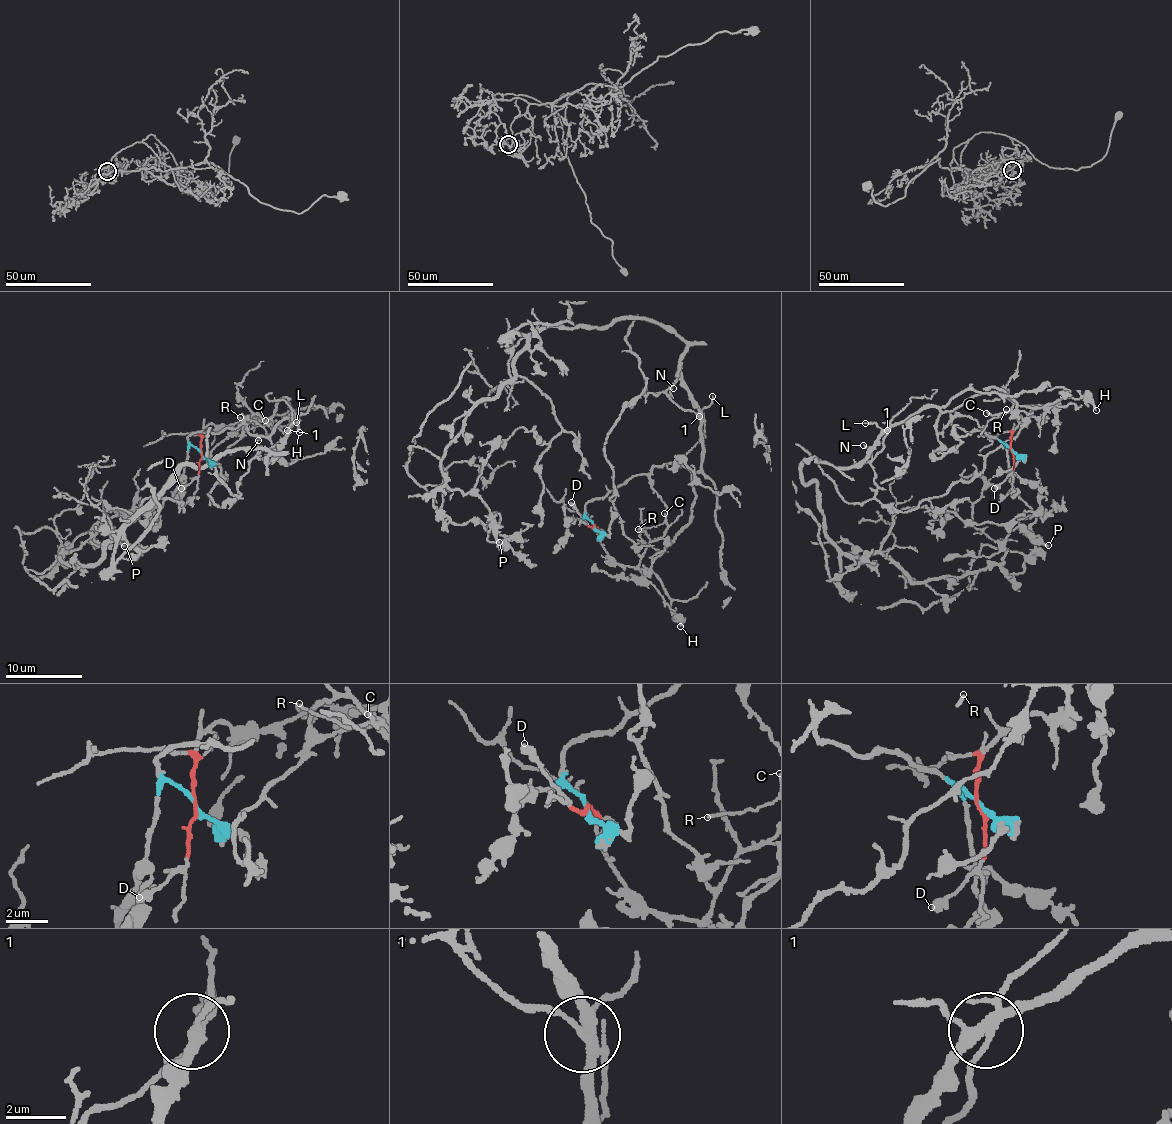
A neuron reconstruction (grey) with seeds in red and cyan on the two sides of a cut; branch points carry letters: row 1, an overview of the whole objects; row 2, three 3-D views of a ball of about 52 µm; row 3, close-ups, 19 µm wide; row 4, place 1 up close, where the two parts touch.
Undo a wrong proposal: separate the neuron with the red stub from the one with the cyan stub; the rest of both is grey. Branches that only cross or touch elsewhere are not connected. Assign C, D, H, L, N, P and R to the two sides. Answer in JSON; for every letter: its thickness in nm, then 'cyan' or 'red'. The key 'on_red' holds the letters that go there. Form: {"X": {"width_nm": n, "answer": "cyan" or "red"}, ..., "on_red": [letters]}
{"C": {"width_nm": 150, "answer": "red"}, "D": {"width_nm": 320, "answer": "red"}, "H": {"width_nm": 150, "answer": "cyan"}, "L": {"width_nm": 190, "answer": "cyan"}, "N": {"width_nm": 130, "answer": "red"}, "P": {"width_nm": 200, "answer": "cyan"}, "R": {"width_nm": 70, "answer": "red"}, "on_red": ["C", "D", "N", "R"]}

